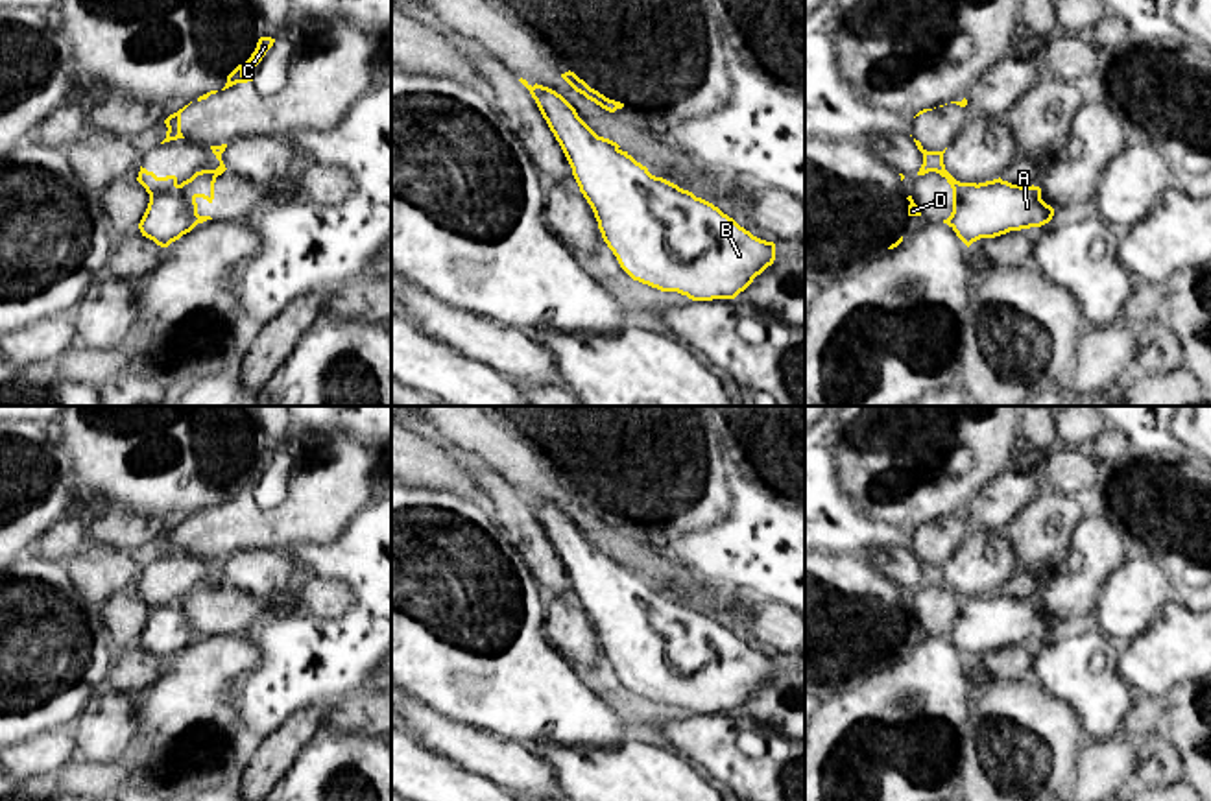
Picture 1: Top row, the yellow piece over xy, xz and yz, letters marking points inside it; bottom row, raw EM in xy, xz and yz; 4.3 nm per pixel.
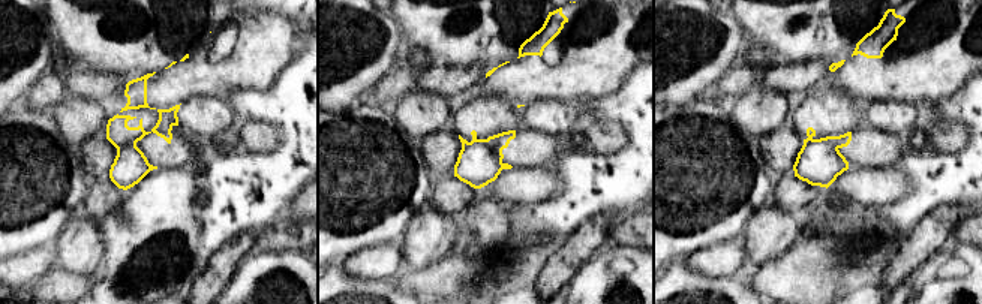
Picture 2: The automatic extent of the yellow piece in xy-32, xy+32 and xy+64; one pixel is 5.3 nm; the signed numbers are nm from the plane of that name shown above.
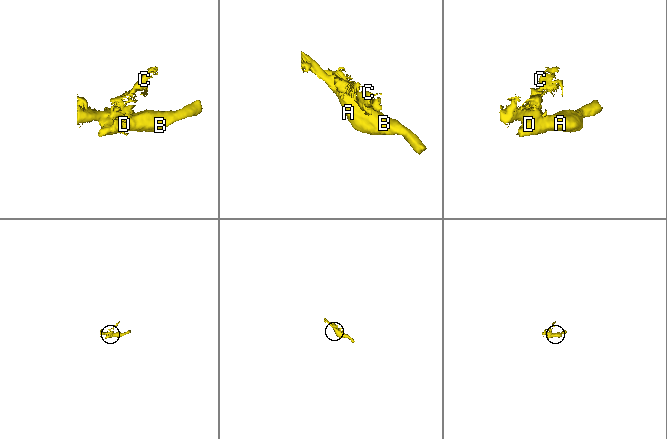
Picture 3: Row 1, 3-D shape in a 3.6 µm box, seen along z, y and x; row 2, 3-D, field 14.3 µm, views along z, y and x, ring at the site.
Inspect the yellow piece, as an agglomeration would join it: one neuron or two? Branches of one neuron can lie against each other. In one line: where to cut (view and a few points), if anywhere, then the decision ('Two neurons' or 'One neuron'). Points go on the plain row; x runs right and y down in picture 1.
Split along xy (150, 608), (174, 604), (196, 637). Two neurons

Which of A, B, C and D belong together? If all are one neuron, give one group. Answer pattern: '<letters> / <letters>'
A B / C D

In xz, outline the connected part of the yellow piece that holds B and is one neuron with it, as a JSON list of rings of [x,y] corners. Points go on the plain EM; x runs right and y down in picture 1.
[[[539,500],[535,517],[594,626],[604,655],[633,694],[692,714],[735,712],[773,677],[773,655],[753,650],[713,616],[652,589],[631,568],[602,554],[561,508]]]

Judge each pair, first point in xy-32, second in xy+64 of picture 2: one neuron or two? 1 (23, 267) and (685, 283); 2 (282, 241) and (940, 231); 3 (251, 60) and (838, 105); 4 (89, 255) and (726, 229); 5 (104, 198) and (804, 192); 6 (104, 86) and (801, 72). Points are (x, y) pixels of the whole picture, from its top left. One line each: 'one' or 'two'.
1: two
2: two
3: two
4: two
5: one
6: one

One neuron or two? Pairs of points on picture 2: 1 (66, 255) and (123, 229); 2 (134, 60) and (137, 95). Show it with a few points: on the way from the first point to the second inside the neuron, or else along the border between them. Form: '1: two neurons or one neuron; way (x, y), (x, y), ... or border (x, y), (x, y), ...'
1: two neurons; border (96, 219), (96, 226), (104, 241), (104, 258)
2: two neurons; border (155, 71), (144, 75)

